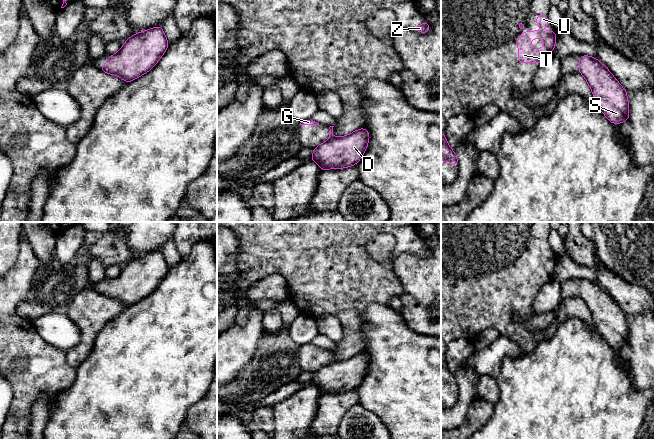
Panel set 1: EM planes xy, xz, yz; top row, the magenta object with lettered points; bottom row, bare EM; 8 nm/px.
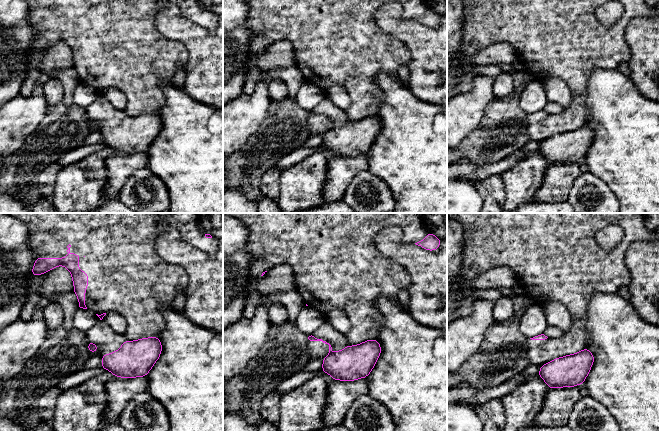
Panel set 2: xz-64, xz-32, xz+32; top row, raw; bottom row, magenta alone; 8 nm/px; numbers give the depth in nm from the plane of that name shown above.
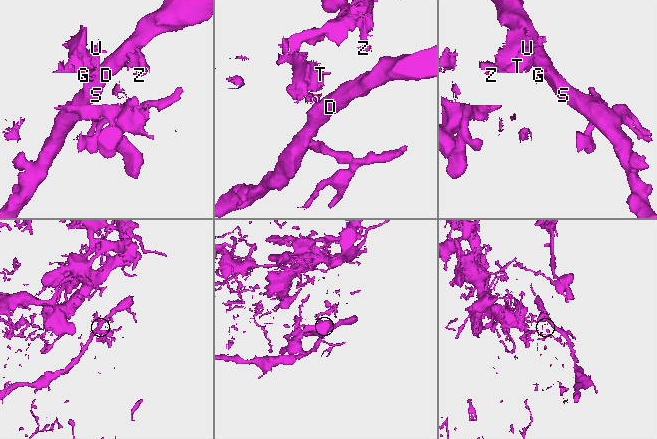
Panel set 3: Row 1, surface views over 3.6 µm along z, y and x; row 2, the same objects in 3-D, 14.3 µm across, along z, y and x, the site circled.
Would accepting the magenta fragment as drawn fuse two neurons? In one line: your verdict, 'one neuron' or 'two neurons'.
two neurons

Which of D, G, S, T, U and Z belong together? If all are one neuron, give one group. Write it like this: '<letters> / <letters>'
D S / G T U Z

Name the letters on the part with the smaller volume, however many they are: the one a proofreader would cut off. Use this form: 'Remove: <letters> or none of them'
Remove: D, S

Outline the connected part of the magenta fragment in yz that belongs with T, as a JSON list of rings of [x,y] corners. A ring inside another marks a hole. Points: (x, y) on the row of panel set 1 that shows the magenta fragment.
[[[525,31],[521,36],[518,35],[518,62],[519,63],[543,63],[546,59],[554,55],[556,43],[555,31]],[[529,38],[543,39],[546,46],[536,50],[529,42]]]

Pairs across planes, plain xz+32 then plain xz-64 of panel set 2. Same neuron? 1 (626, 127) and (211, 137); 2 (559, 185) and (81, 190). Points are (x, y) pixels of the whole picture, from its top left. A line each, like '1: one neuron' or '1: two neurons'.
1: one neuron
2: two neurons

